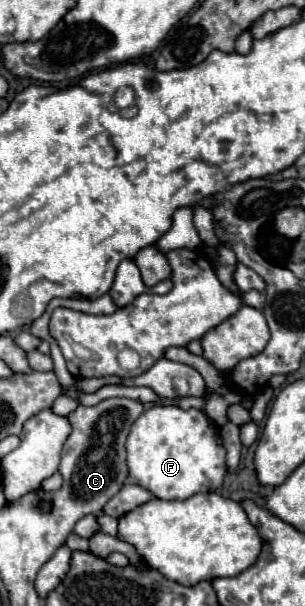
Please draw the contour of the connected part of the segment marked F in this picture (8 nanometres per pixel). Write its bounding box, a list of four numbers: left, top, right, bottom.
[126,406,228,500]

